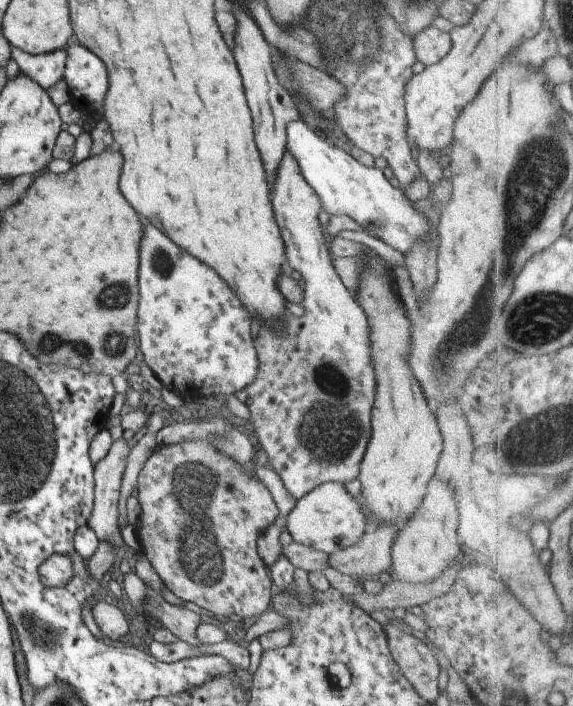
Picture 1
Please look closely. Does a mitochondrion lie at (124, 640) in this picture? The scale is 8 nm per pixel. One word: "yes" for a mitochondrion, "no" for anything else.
no

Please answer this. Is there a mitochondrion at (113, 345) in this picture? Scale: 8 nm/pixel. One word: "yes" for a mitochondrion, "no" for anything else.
yes

